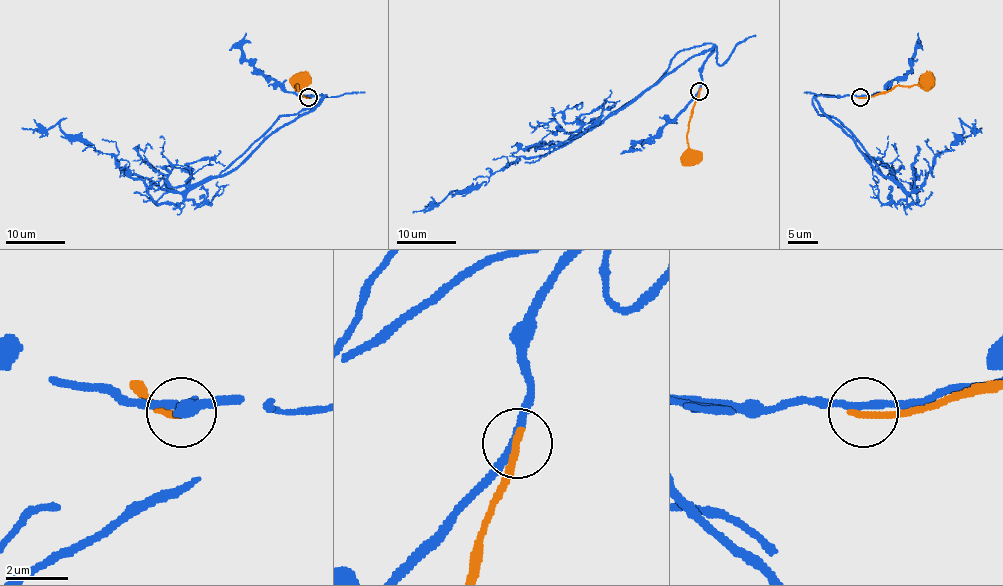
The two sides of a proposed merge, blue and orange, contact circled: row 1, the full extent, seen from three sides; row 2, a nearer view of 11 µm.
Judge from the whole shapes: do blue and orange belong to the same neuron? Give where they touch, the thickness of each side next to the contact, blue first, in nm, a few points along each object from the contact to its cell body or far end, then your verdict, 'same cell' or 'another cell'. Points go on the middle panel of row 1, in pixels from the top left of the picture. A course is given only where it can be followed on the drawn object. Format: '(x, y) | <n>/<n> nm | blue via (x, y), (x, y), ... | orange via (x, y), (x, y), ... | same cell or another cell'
(699, 91) | 240/280 nm | blue via (699, 90), (701, 66), (713, 47), (545, 155), (520, 156), (487, 183), (412, 213) | orange via (699, 90), (687, 146), (695, 162) | another cell

